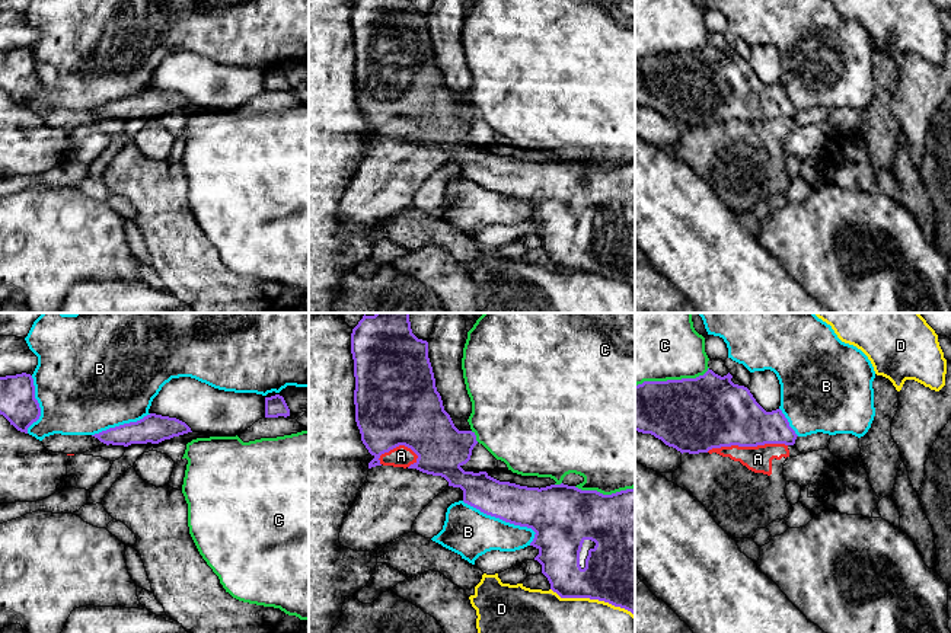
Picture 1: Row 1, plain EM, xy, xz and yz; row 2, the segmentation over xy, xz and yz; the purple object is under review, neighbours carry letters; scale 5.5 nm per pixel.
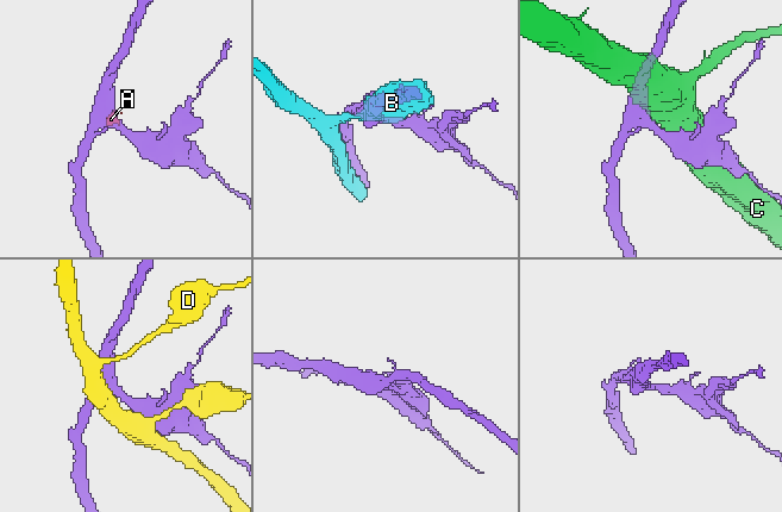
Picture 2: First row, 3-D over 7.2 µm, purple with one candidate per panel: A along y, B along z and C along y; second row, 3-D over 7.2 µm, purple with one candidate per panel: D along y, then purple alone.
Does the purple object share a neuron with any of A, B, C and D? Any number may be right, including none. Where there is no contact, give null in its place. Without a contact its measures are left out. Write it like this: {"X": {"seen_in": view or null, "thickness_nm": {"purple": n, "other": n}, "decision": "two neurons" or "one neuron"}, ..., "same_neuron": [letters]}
{"A": {"seen_in": "yz", "thickness_nm": {"purple": 380, "other": 140}, "decision": "two neurons"}, "B": {"seen_in": "xz", "thickness_nm": {"purple": 260, "other": 260}, "decision": "two neurons"}, "C": {"seen_in": "yz", "thickness_nm": {"purple": 420, "other": 320}, "decision": "two neurons"}, "D": {"seen_in": "xz", "thickness_nm": {"purple": 440, "other": 440}, "decision": "two neurons"}, "same_neuron": []}

